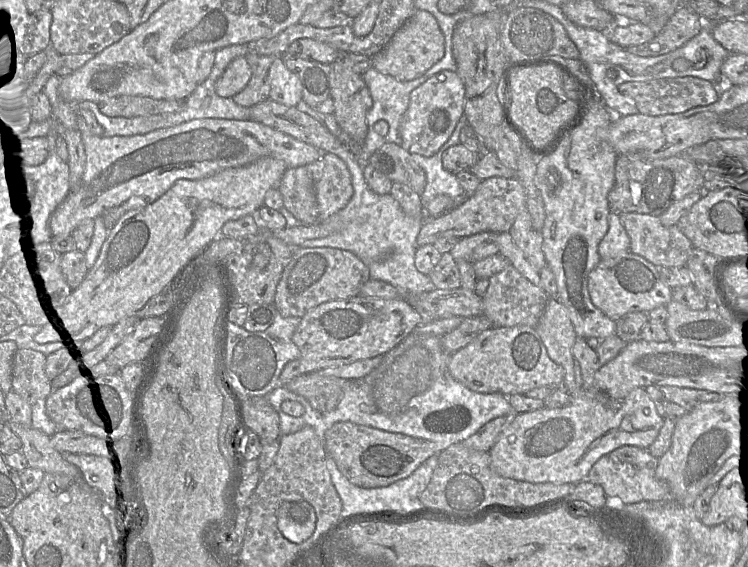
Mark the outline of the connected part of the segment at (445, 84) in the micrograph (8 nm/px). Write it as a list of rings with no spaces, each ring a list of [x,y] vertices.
[[[443,70],[410,93],[408,109],[400,125],[401,147],[410,154],[430,157],[447,142],[464,113],[465,88],[456,72]]]

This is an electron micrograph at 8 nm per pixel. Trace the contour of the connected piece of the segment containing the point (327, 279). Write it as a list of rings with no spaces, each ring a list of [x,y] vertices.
[[[295,247],[277,284],[274,306],[283,317],[302,318],[310,309],[331,300],[344,300],[359,294],[361,286],[368,280],[367,265],[350,251],[331,247]]]

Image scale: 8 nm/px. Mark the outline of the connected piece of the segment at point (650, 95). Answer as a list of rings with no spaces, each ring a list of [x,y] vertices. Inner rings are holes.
[[[691,76],[627,82],[619,86],[619,91],[634,100],[639,114],[648,116],[679,114],[692,108],[713,104],[719,99],[710,81]]]

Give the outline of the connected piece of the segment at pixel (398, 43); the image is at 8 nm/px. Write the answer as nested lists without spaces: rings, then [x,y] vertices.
[[[424,10],[415,13],[393,35],[388,44],[372,56],[372,66],[399,81],[410,81],[423,75],[444,55],[445,42],[435,17]]]

